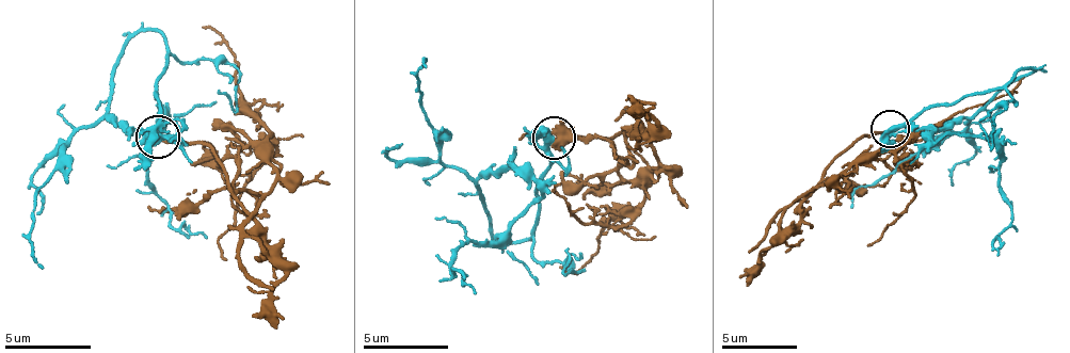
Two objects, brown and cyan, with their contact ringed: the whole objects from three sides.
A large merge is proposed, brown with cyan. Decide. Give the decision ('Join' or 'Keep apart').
Join

